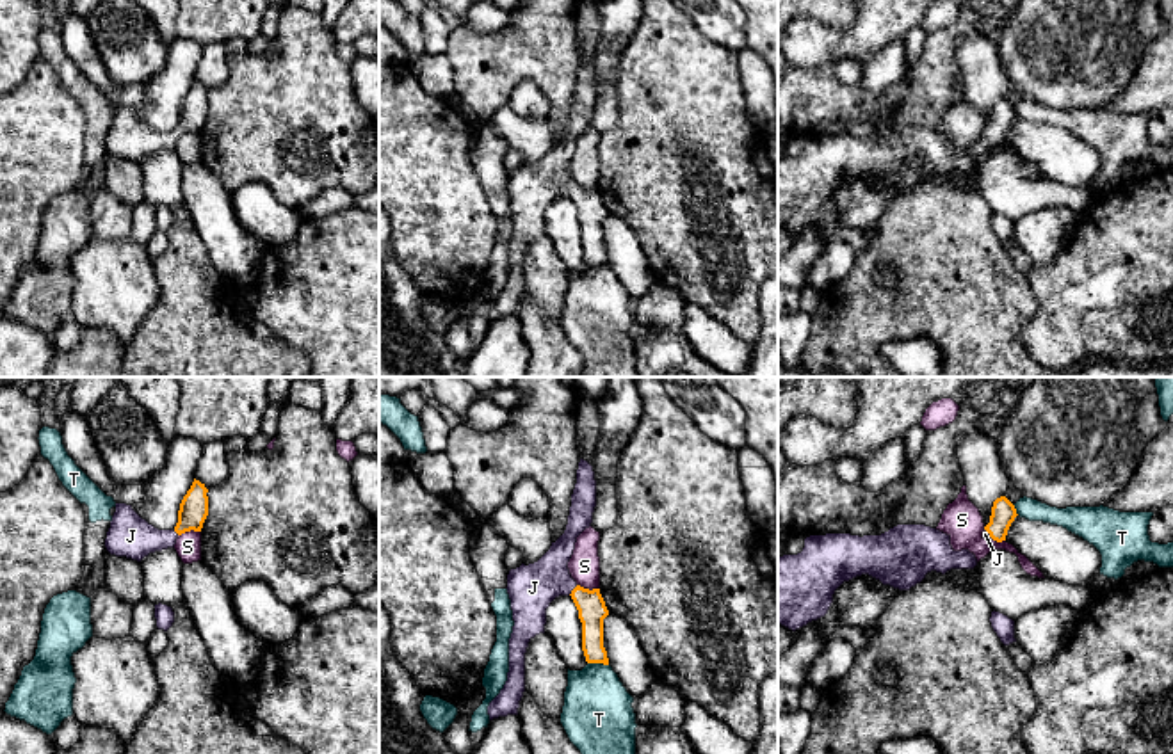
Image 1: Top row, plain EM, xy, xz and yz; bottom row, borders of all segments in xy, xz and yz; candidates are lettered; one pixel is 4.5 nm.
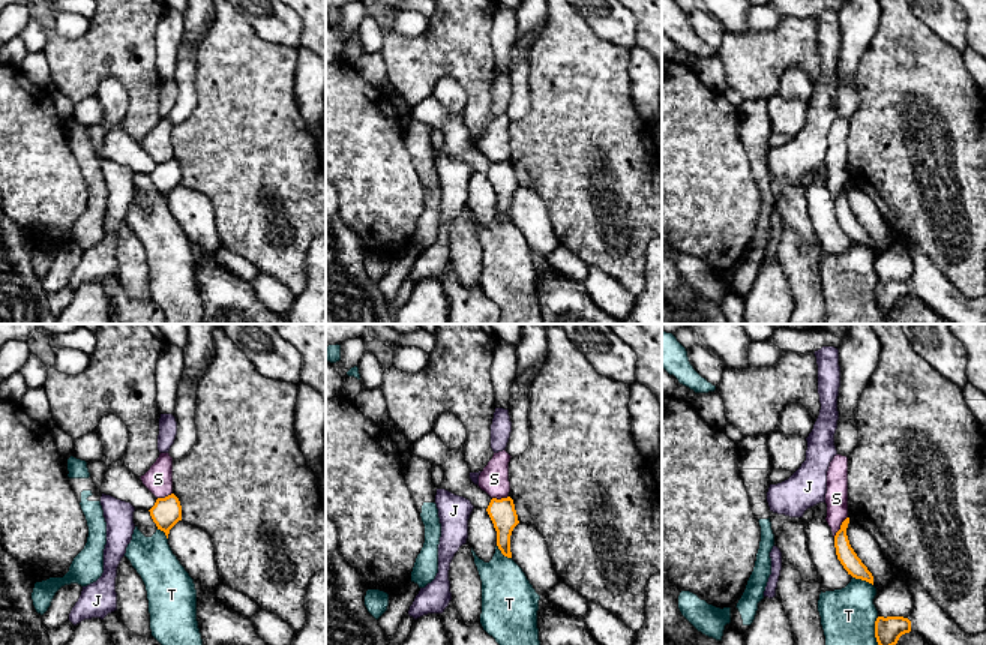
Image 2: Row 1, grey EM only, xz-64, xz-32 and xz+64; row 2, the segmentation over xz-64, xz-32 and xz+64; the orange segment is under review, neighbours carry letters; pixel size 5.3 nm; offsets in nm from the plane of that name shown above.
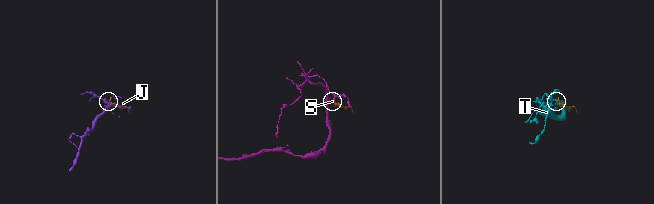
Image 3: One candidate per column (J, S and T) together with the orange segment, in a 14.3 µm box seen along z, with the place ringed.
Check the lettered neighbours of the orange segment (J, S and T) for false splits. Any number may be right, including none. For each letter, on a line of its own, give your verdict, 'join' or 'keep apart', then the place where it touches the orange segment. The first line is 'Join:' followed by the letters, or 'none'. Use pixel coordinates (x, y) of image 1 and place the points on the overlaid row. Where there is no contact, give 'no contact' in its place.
Join: J
J: join; contact xz (572, 591)
S: keep apart; contact xy (189, 530)
T: keep apart; contact xz (598, 662)

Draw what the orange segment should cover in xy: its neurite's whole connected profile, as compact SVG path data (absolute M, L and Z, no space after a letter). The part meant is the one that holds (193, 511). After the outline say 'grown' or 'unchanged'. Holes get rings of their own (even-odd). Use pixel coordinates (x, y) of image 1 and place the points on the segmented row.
M194 478L178 510L178 523L173 530L158 530L142 519L132 505L116 503L116 512L107 532L105 548L110 555L141 562L155 551L174 548L176 539L185 532L201 532L208 516L208 489Z; grown

